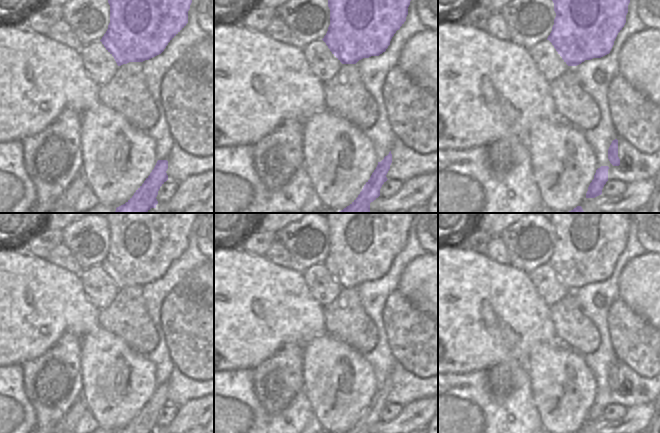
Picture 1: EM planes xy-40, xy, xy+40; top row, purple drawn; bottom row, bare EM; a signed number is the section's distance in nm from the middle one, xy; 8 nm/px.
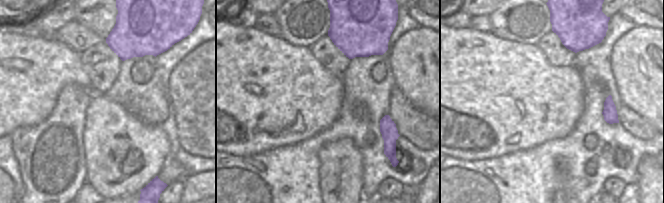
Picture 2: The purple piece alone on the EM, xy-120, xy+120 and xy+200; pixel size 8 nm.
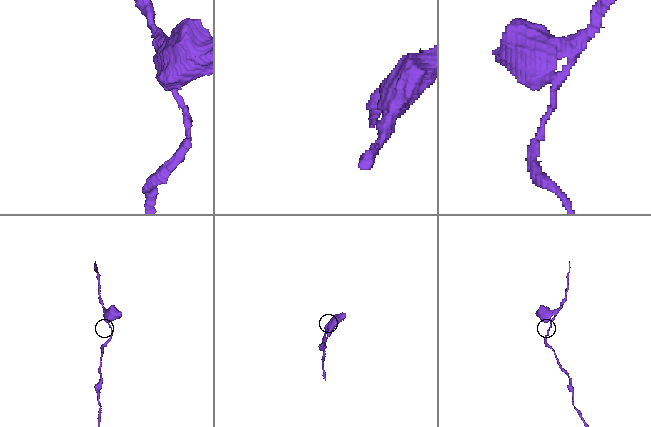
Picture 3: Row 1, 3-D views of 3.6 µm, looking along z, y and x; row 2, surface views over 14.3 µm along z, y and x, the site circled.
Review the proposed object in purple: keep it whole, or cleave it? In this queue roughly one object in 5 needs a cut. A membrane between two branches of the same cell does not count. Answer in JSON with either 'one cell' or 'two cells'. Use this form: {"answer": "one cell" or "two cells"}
{"answer": "one cell"}

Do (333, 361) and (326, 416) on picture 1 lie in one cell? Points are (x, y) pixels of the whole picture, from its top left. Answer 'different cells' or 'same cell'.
same cell

